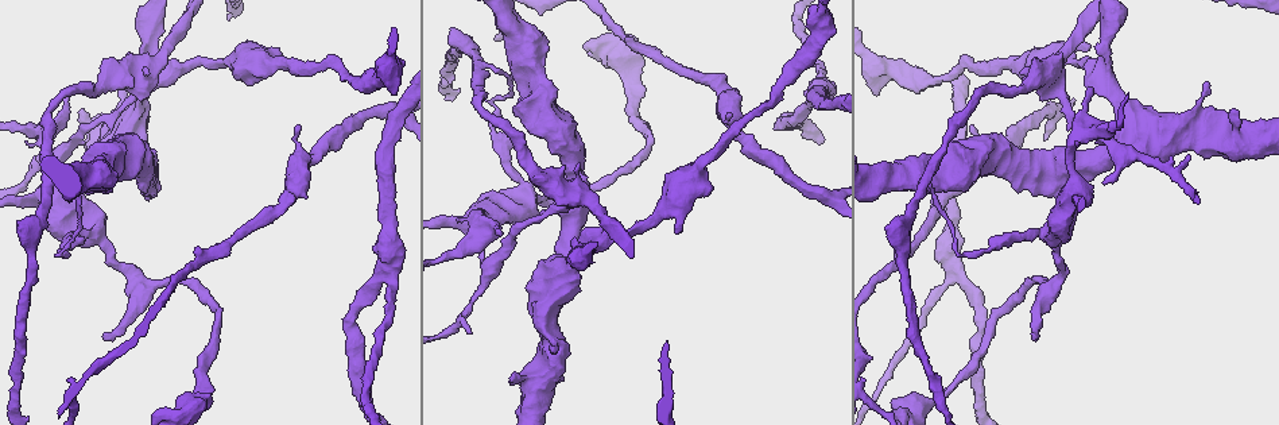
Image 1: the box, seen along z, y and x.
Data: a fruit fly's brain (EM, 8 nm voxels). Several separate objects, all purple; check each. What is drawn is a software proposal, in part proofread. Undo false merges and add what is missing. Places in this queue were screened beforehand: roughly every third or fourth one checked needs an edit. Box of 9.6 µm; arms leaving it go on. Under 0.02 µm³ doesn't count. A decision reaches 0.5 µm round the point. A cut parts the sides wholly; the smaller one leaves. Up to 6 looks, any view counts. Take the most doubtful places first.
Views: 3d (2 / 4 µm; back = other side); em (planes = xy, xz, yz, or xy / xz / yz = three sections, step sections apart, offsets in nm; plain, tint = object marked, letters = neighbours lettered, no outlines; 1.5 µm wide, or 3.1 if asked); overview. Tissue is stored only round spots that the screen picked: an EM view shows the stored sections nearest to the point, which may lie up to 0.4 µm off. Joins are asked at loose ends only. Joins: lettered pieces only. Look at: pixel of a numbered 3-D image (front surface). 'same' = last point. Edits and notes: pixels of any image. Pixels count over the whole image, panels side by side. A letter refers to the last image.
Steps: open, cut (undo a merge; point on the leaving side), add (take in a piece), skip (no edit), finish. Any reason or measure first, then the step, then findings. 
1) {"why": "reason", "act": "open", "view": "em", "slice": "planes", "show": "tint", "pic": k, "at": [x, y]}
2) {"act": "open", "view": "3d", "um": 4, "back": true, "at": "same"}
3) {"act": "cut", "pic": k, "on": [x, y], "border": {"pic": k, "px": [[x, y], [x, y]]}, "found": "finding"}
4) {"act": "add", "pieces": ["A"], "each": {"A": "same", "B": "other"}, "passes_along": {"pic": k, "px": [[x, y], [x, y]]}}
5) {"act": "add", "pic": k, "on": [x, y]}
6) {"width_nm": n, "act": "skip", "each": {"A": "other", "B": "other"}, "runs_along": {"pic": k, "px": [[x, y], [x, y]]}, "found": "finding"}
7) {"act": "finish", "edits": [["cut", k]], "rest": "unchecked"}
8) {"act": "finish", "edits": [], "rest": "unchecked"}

{"why": "three arms meet", "act": "open", "view": "em", "slice": "planes", "show": "letters", "pic": 1, "at": [47, 179]}

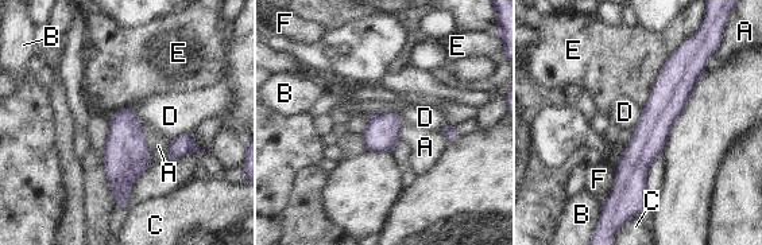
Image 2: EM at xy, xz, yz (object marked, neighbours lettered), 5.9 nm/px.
{"width_nm": 200, "act": "skip", "each": {"A": "other", "B": "other", "C": "other", "D": "other", "E": "other", "F": "other"}, "border": {"pic": 2, "px": [[142, 127], [144, 142], [154, 162]]}, "found": "all the same neuron"}

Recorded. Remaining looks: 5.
{"why": "thick end", "act": "open", "view": "3d", "um": 4, "pic": 1, "at": [530, 282]}

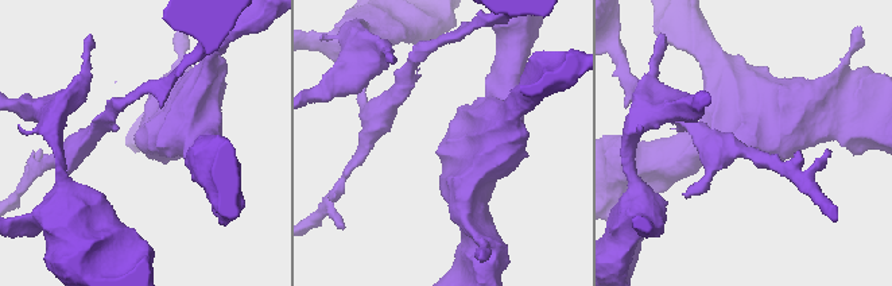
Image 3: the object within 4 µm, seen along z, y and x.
{"why": "now the EM", "act": "open", "view": "em", "slice": "planes", "show": "letters", "pic": 3, "at": [442, 145]}

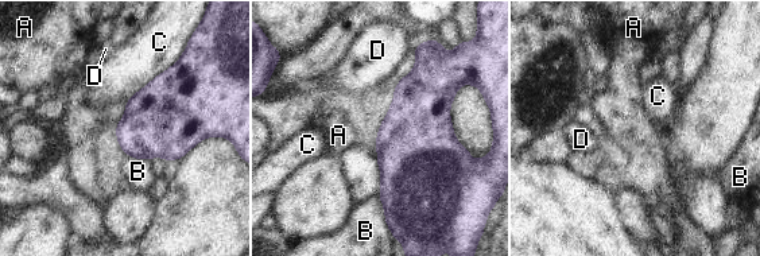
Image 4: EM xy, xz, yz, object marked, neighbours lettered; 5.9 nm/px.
{"act": "skip", "each": {"A": "other", "B": "other", "C": "other", "D": "other"}, "border": {"pic": 4, "px": [[125, 103], [125, 111], [115, 124]]}, "found": "no lettered piece goes on from it"}

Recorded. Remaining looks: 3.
{"why": "free end", "act": "open", "view": "em", "slice": "yz", "step": 4, "show": "letters", "pic": 1, "at": [1089, 47]}

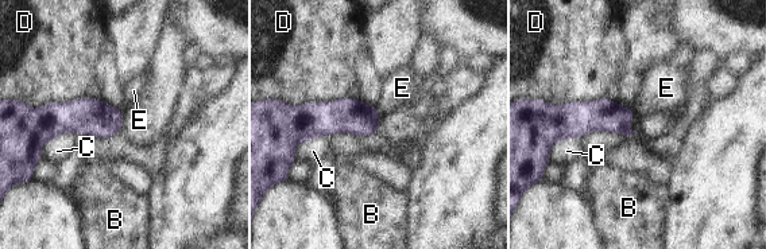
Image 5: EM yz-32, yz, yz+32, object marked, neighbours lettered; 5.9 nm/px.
{"act": "skip", "each": {"B": "other", "C": "other", "D": "other", "E": "other"}, "found": "none of them fits"}

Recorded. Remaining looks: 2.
{"act": "finish", "edits": [], "rest": "unchecked"}

